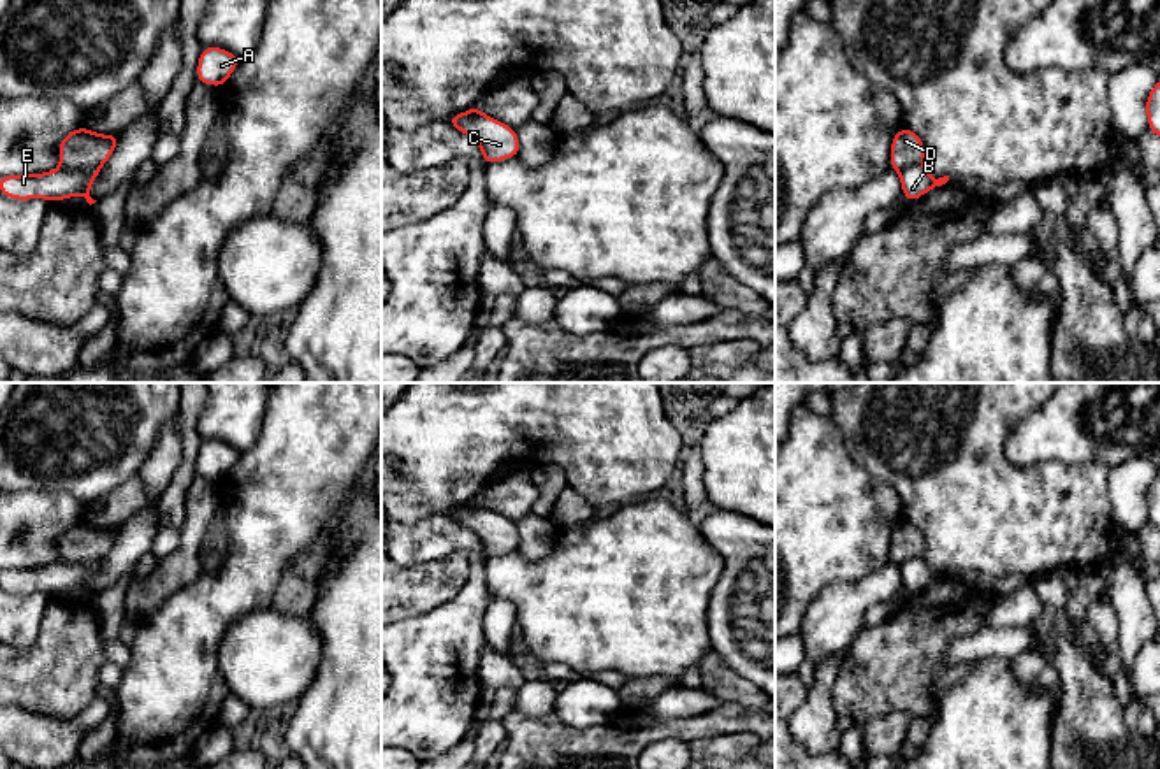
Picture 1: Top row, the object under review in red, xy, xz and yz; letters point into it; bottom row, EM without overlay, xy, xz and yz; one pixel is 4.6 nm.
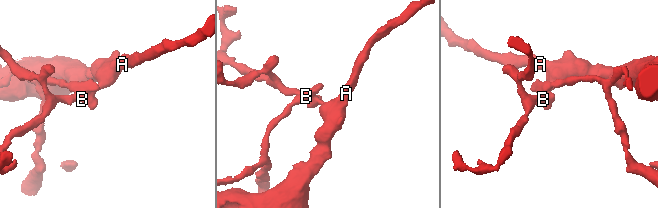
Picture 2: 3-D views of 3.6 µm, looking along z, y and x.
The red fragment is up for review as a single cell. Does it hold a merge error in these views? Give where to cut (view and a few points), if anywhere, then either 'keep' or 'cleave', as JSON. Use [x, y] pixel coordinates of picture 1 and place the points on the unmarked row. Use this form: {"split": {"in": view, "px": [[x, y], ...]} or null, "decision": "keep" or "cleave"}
{"split": {"in": "xy", "px": [[101, 557], [76, 562], [62, 560]]}, "decision": "cleave"}

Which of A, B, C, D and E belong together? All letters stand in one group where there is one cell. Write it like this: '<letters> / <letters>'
A B C E / D

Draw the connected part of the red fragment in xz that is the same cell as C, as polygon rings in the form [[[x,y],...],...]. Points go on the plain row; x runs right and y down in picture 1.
[[[452,507],[446,516],[478,535],[485,558],[518,550],[517,523],[490,509],[464,513],[462,507]]]

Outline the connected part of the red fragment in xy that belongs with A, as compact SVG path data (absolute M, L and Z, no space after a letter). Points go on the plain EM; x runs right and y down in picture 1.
M206 439L199 449L197 474L223 481L239 455L241 451L232 448L228 442Z

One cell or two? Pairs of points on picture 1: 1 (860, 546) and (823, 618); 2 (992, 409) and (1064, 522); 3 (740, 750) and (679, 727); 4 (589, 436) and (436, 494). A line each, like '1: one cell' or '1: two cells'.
1: two cells
2: one cell
3: two cells
4: one cell

